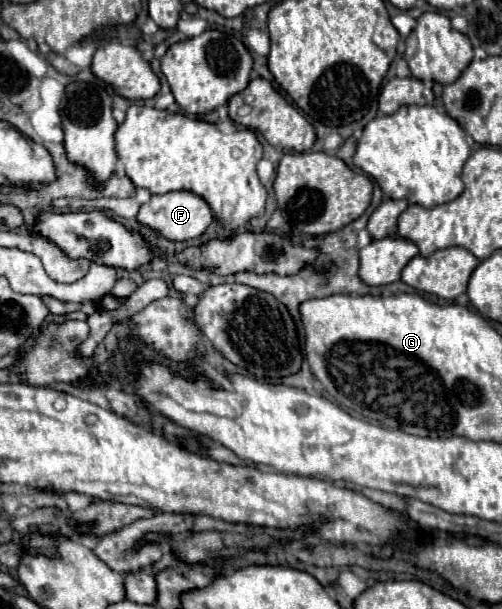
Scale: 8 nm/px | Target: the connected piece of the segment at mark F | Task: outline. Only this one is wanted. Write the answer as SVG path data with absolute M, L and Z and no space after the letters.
M171 191L171 193L163 193L163 195L153 195L149 203L141 205L137 219L145 227L159 231L163 237L167 237L171 241L187 241L187 239L199 237L211 225L213 211L203 197L199 197L191 191Z

